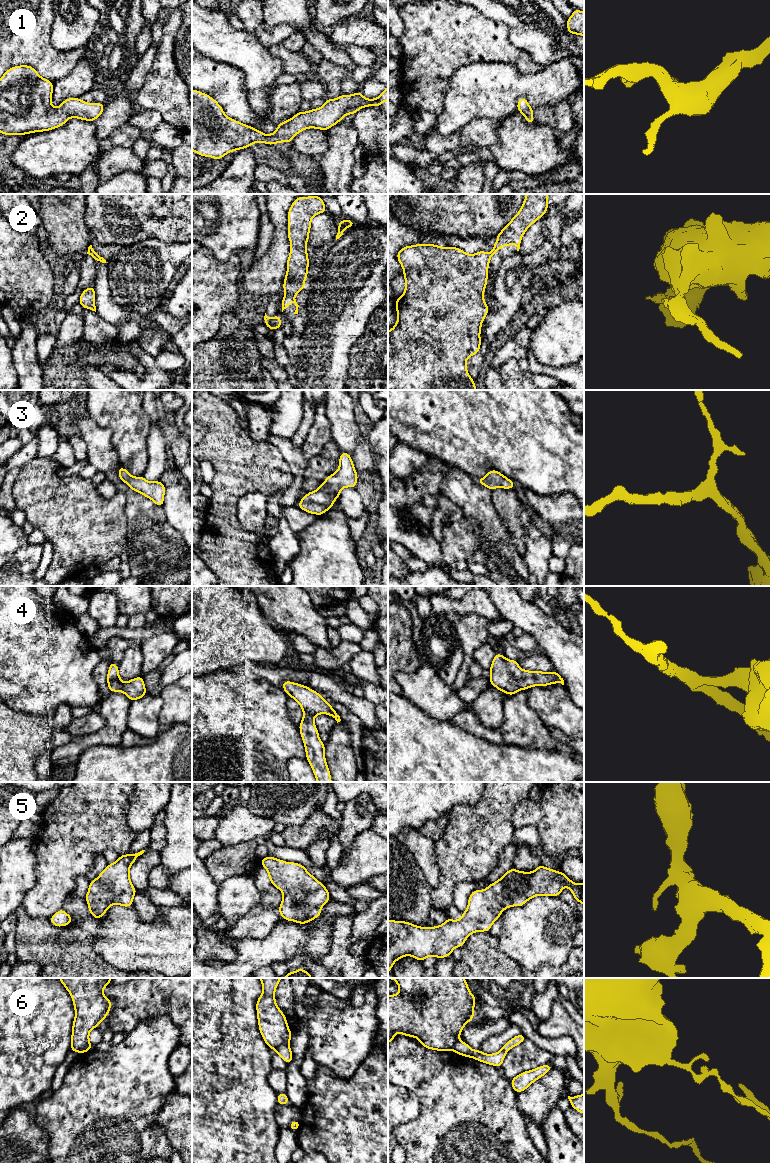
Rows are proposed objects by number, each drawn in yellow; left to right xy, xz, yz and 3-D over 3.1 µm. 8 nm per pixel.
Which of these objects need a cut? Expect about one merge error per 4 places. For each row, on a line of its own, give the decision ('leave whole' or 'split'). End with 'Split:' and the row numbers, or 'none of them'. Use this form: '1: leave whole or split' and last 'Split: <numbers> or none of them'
1: leave whole
2: split
3: leave whole
4: leave whole
5: leave whole
6: split
Split: 2, 6

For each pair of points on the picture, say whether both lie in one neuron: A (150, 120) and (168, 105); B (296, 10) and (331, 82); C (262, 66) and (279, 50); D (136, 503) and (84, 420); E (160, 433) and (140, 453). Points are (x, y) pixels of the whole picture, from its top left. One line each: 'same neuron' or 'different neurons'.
A: different neurons
B: different neurons
C: different neurons
D: same neuron
E: different neurons

